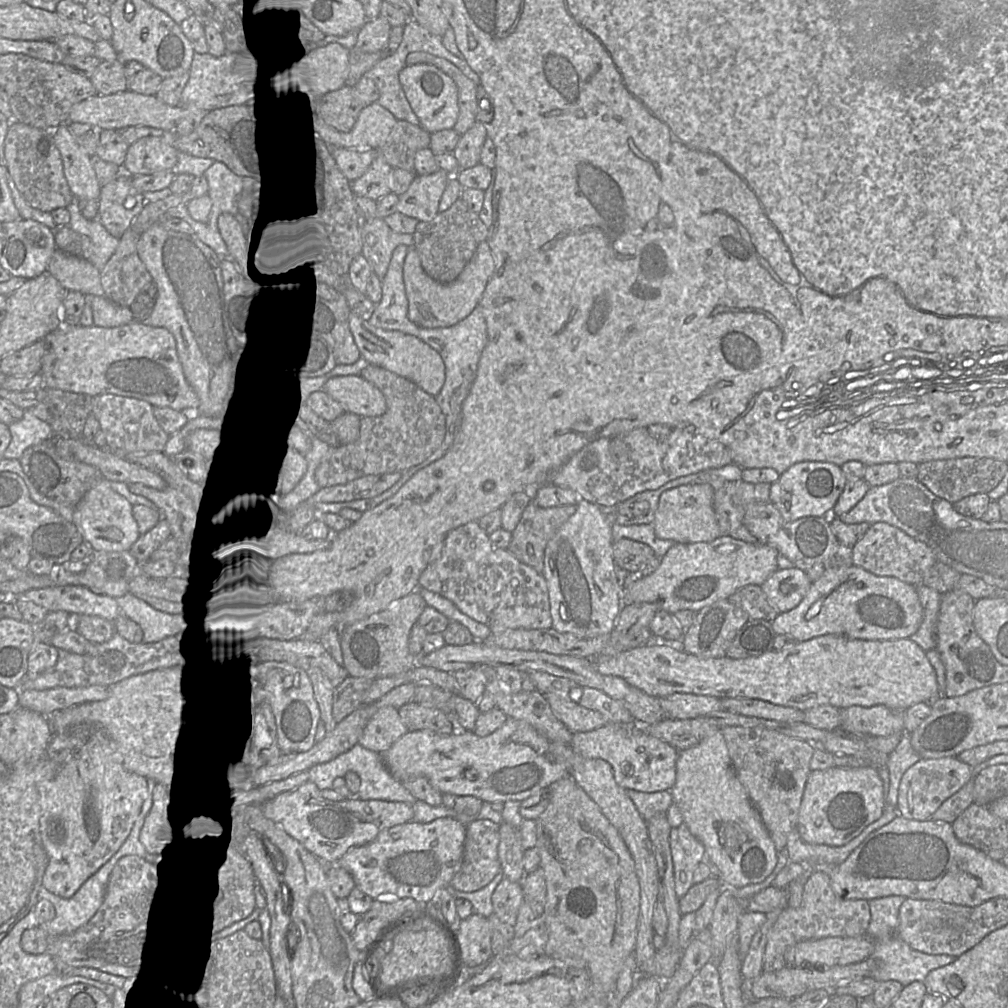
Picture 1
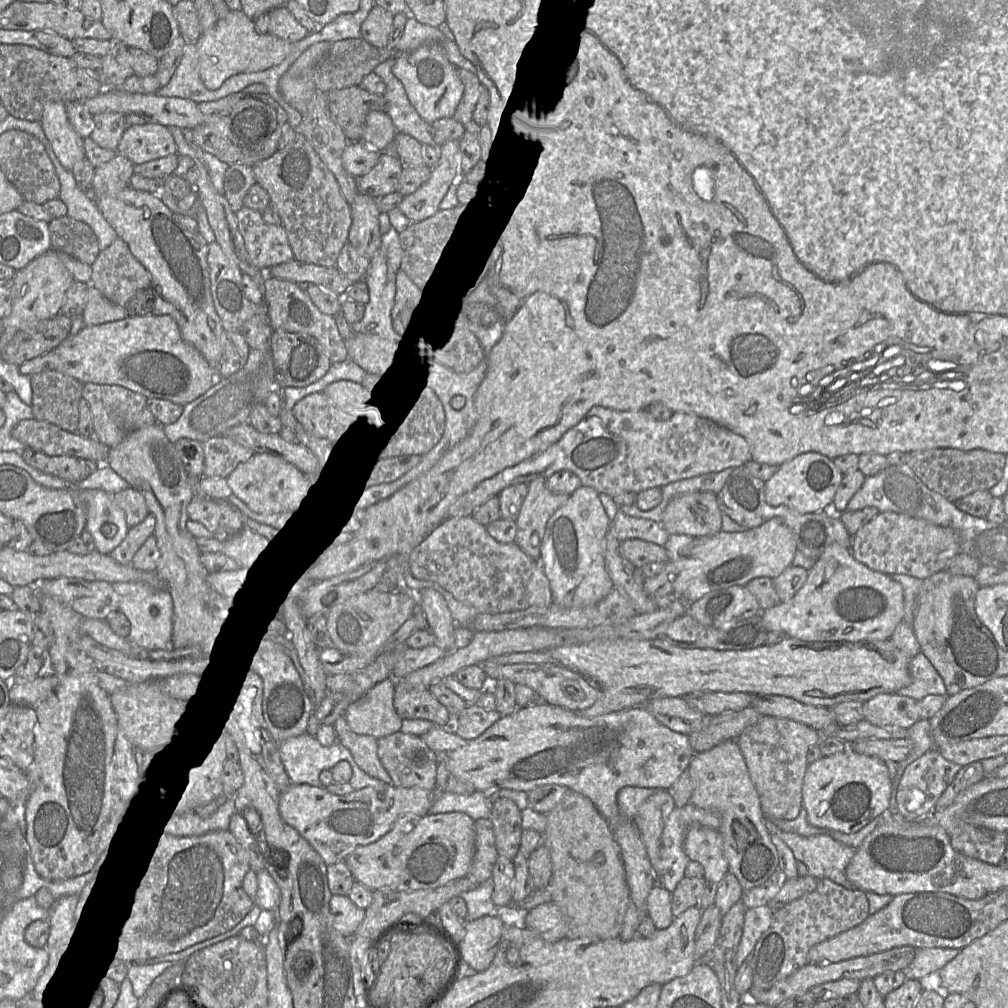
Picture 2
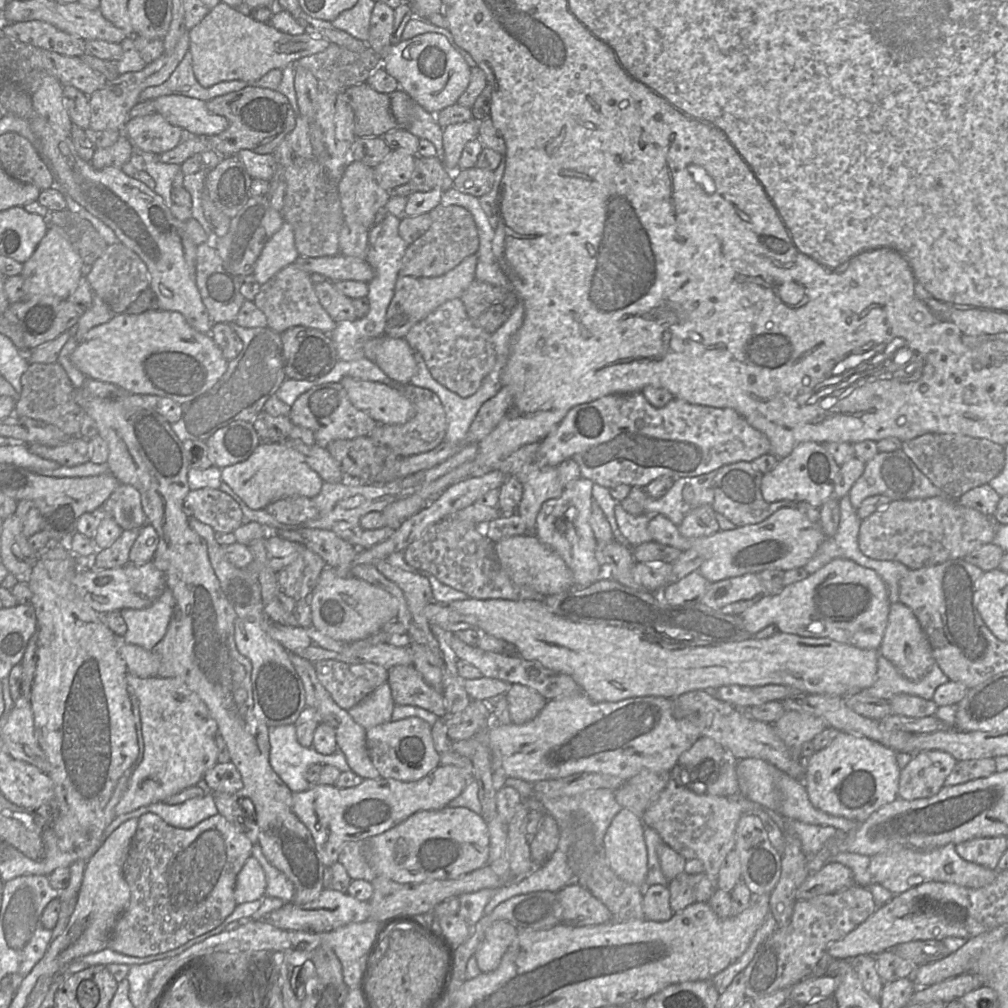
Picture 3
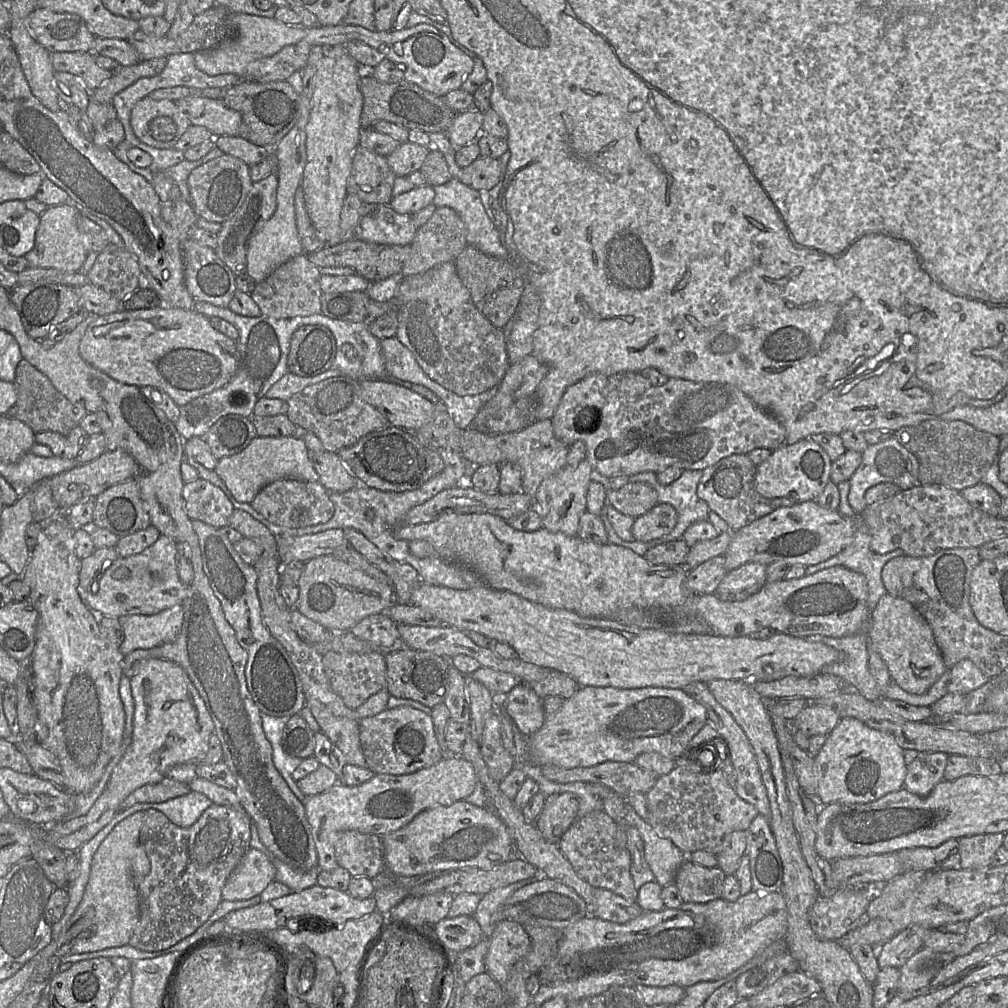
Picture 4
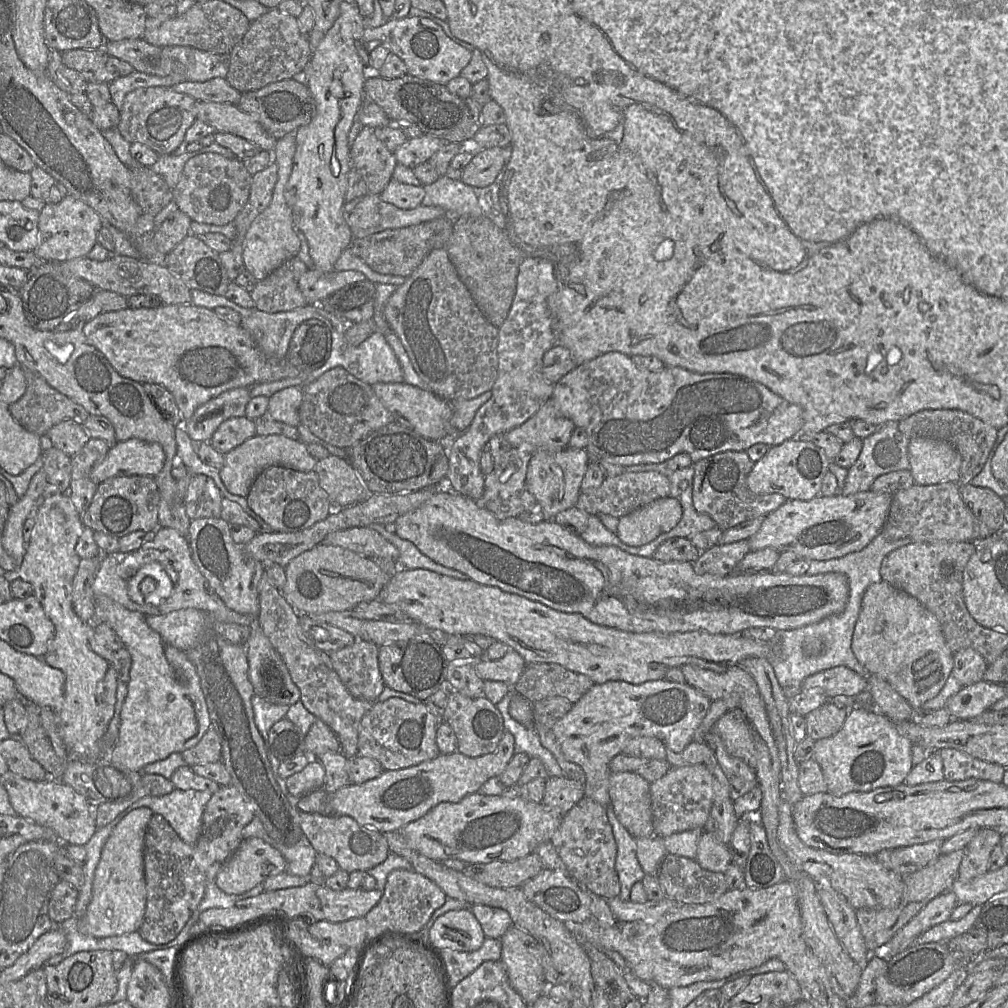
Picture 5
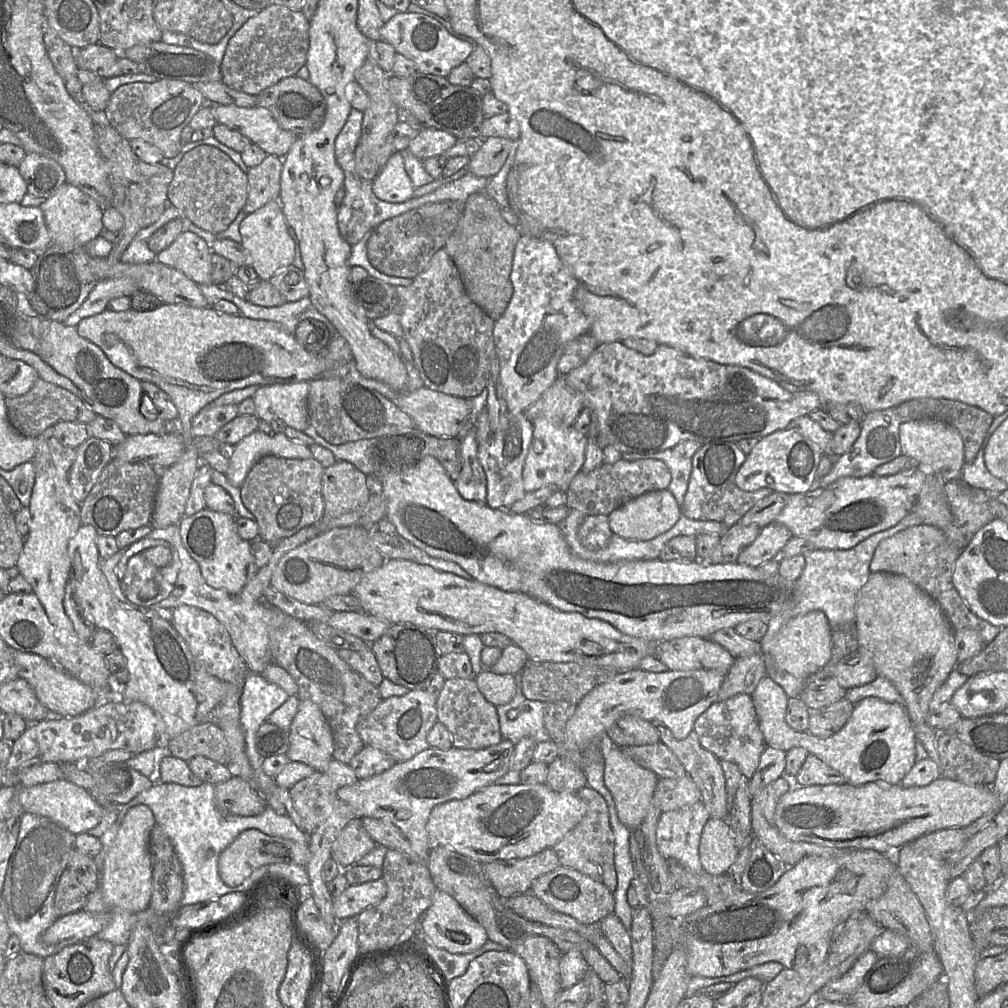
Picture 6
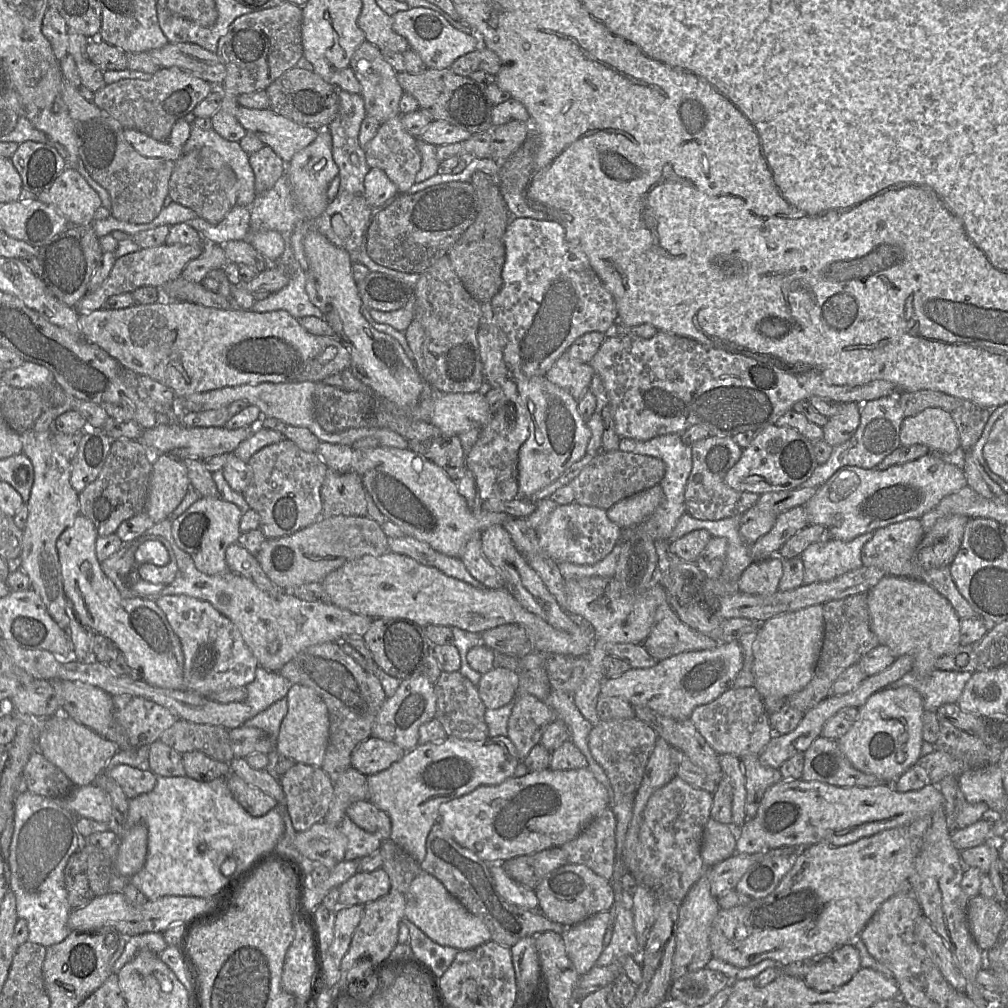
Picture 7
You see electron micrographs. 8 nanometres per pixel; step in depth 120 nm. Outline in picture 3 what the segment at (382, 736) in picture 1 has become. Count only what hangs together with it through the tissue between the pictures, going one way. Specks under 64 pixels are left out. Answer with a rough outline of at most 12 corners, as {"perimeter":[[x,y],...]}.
{"perimeter":[[385,682],[349,709],[367,730],[391,721],[394,706]]}

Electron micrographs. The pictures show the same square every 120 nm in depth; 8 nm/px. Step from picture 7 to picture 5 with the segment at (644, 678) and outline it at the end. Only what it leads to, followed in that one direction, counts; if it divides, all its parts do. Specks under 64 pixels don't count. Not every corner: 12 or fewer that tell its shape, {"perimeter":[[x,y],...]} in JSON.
{"perimeter":[[685,683],[594,684],[553,726],[585,796],[651,736],[681,752],[711,705]]}

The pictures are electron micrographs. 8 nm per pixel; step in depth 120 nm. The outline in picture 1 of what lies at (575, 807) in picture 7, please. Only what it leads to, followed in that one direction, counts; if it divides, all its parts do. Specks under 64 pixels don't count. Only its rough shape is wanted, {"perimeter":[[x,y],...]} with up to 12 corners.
{"perimeter":[[410,821],[336,863],[372,899],[433,901],[466,826]]}

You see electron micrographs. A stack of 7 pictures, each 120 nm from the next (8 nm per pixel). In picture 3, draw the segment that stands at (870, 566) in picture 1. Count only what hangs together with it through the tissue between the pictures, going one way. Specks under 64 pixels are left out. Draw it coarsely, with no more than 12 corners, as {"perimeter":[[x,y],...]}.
{"perimeter":[[942,497],[862,520],[861,552],[910,570],[964,558],[997,524]]}

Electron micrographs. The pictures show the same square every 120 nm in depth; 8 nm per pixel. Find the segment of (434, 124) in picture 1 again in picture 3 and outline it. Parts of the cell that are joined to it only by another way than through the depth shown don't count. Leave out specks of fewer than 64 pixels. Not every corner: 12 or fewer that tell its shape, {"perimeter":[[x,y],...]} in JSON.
{"perimeter":[[444,35],[391,45],[382,65],[431,114],[456,104],[471,68]]}

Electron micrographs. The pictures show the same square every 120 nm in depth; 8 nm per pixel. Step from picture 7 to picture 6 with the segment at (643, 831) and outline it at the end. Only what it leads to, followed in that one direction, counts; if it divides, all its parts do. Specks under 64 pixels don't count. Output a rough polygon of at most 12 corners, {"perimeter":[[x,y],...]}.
{"perimeter":[[703,801],[660,814],[656,843],[667,860],[704,871]]}

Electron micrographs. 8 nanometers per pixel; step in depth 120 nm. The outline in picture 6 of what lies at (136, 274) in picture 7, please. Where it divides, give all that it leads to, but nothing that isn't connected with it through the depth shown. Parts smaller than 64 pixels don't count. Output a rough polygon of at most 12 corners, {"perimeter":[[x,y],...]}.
{"perimeter":[[129,278],[99,281],[63,323],[77,326],[117,297],[139,290]]}

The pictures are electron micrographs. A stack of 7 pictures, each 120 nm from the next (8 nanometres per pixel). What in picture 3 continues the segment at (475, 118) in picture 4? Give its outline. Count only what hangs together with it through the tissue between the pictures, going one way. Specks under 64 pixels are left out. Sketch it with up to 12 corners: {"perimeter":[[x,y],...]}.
{"perimeter":[[480,122],[443,129],[443,165],[454,173],[465,144],[478,139]]}

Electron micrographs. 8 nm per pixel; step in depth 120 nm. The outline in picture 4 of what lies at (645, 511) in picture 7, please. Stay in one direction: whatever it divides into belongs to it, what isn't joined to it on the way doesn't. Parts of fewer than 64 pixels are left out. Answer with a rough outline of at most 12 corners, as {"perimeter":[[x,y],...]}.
{"perimeter":[[658,503],[635,518],[632,534],[648,542],[669,534],[676,509]]}

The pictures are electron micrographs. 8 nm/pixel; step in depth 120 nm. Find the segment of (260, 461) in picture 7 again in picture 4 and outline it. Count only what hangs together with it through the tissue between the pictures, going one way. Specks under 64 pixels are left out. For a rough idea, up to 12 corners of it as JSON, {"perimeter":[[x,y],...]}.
{"perimeter":[[276,480],[251,506],[273,524],[328,522],[334,503],[320,481]]}

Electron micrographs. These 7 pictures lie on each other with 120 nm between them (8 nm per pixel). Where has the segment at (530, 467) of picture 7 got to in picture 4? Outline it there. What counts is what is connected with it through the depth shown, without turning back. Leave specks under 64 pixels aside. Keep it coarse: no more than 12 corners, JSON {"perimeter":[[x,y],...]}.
{"perimeter":[[584,459],[542,481],[543,528],[578,535],[593,472]]}

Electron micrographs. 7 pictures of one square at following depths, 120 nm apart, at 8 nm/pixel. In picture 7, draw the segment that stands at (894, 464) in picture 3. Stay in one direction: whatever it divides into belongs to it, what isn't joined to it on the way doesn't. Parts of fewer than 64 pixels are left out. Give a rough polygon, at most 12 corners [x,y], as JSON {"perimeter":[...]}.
{"perimeter":[[896,395],[861,404],[853,436],[798,488],[843,466],[875,468],[900,444]]}

